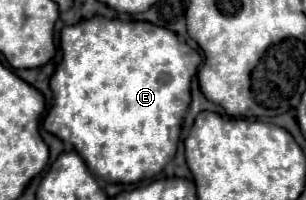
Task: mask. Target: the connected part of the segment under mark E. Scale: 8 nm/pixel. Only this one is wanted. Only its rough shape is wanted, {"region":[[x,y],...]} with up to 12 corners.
{"region":[[172,30],[61,32],[42,126],[92,174],[174,158],[202,58]]}

